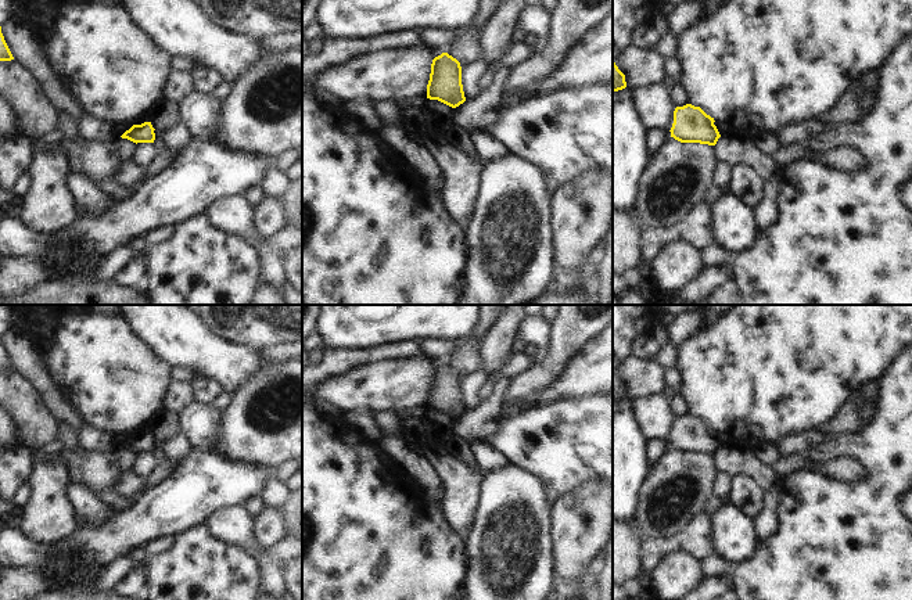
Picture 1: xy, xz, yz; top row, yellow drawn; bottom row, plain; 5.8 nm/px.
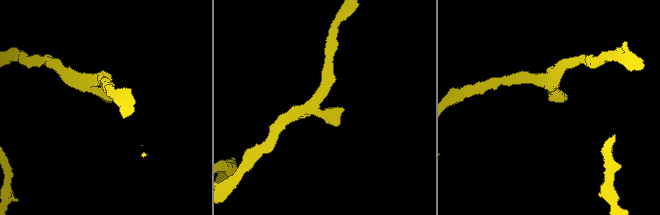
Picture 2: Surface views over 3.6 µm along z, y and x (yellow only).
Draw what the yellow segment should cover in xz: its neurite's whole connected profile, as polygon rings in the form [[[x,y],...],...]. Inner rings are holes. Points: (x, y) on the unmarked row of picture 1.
[[[448,363],[432,370],[427,409],[438,410],[452,418],[466,412],[460,373]]]

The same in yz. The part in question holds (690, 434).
[[[686,414],[674,421],[671,448],[681,453],[700,453],[715,456],[721,448],[714,428],[707,425],[700,417]]]

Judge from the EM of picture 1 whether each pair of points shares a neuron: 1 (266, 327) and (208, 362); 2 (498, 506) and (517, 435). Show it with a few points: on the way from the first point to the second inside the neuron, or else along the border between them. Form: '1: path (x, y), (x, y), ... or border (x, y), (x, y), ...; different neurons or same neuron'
1: border (208, 329), (229, 341), (246, 344), (259, 351); different neurons
2: border (509, 464), (525, 470), (538, 480); different neurons

